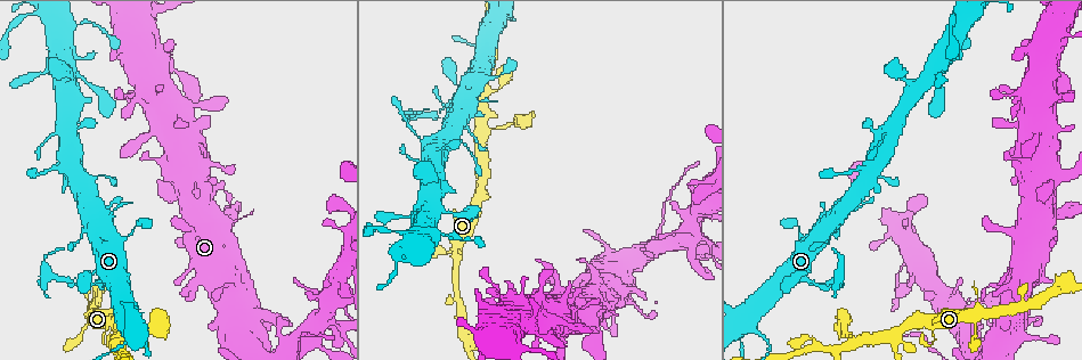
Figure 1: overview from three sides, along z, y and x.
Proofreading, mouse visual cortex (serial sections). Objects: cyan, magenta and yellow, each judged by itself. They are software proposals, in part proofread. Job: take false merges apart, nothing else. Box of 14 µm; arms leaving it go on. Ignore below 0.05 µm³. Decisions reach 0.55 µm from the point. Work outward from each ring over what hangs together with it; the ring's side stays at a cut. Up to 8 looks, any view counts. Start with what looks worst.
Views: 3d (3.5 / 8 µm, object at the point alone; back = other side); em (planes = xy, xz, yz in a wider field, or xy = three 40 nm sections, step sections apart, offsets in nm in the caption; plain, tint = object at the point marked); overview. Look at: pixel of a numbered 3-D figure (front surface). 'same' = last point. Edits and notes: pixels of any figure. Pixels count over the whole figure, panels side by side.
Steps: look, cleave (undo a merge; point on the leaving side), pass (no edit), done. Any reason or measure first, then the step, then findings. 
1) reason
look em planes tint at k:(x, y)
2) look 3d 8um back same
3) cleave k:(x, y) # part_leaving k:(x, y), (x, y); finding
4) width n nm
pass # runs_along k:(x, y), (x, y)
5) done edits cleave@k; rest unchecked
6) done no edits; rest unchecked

narrows sharply
look 3d 3.5um back at 1:(814, 283)

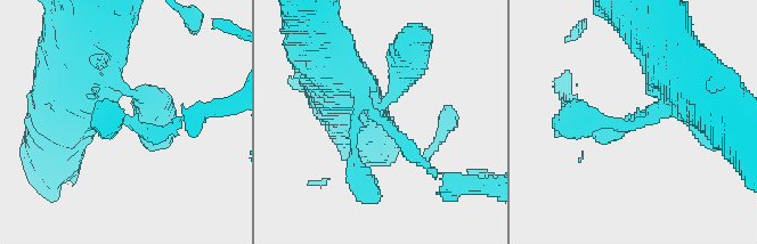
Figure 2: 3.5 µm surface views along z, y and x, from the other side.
arms 3; arm_widths 150, 200, 600 nm
look em planes plain at 2:(377, 116)

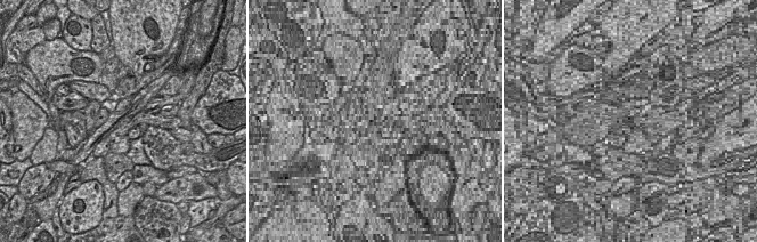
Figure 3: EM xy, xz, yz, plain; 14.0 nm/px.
with the object marked
look em planes tint same

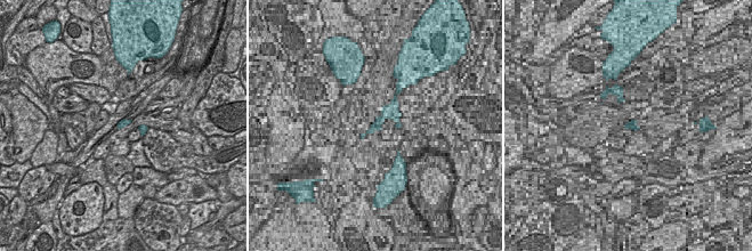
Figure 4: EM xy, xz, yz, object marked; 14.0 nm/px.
pass # runs_along 2:(339, 74), (426, 168); all the same cell

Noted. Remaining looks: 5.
sudden change in width
look 3d 3.5um at 1:(763, 337)

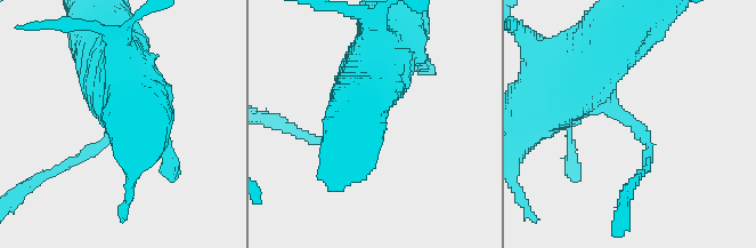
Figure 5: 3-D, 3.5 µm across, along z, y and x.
arm_widths 150, 700 nm; shape alone is not enough
look em planes tint at 5:(632, 123)

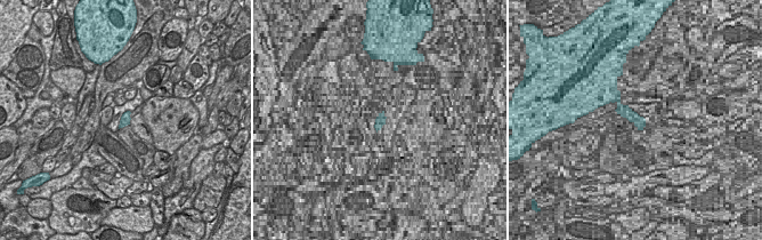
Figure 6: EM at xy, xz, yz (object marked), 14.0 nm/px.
pass # runs_along 5:(588, 69), (596, 94), (650, 146), (647, 167); all the same cell

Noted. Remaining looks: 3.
abrupt turn
look 3d 8um at 1:(1059, 173)

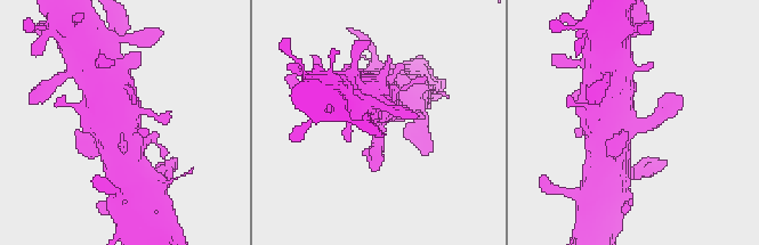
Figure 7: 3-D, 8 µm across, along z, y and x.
look 3d 3.5um at 7:(634, 122)

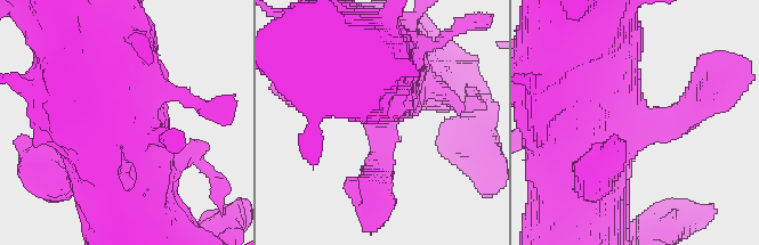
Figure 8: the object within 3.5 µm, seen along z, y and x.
shape alone is not enough
look em planes tint at 8:(635, 121)

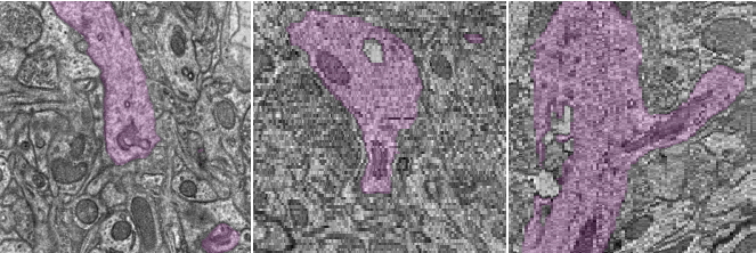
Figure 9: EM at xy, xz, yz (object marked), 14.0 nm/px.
pass # runs_along 8:(139, 195), (126, 90), (104, 55); continuous, no second cell

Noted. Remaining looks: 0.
done no edits; rest unchecked

